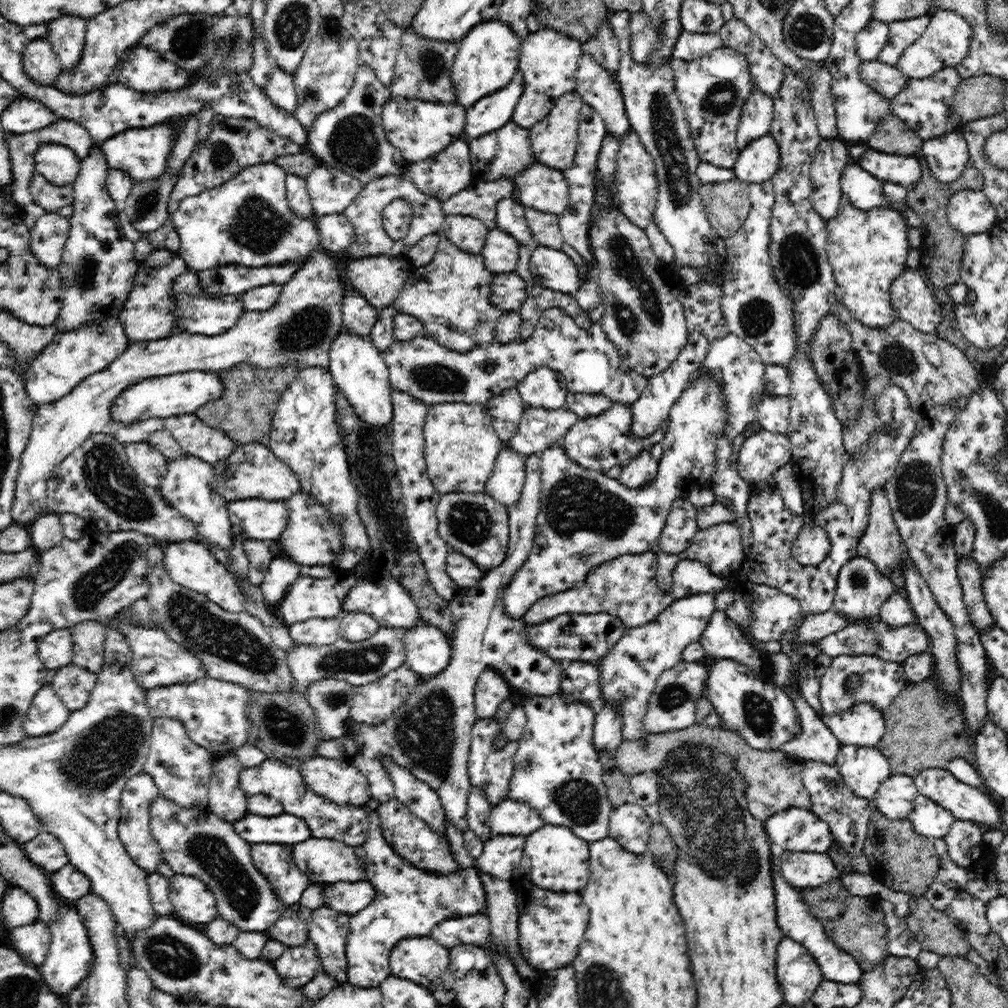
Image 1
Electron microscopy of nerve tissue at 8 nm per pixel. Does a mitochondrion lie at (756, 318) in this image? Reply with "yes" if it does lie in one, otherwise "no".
yes

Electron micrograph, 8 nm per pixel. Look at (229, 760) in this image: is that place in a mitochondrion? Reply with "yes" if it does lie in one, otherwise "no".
no

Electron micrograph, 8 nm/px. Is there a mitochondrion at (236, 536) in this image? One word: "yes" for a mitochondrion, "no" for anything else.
no

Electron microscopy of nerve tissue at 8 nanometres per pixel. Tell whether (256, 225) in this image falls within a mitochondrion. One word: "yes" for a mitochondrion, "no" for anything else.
yes

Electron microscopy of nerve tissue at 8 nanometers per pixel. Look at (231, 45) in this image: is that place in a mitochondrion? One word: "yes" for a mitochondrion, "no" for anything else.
yes

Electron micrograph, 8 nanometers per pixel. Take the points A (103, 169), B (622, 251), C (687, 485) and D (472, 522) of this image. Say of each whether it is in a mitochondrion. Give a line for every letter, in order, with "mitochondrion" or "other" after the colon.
A: other
B: mitochondrion
C: other
D: mitochondrion

